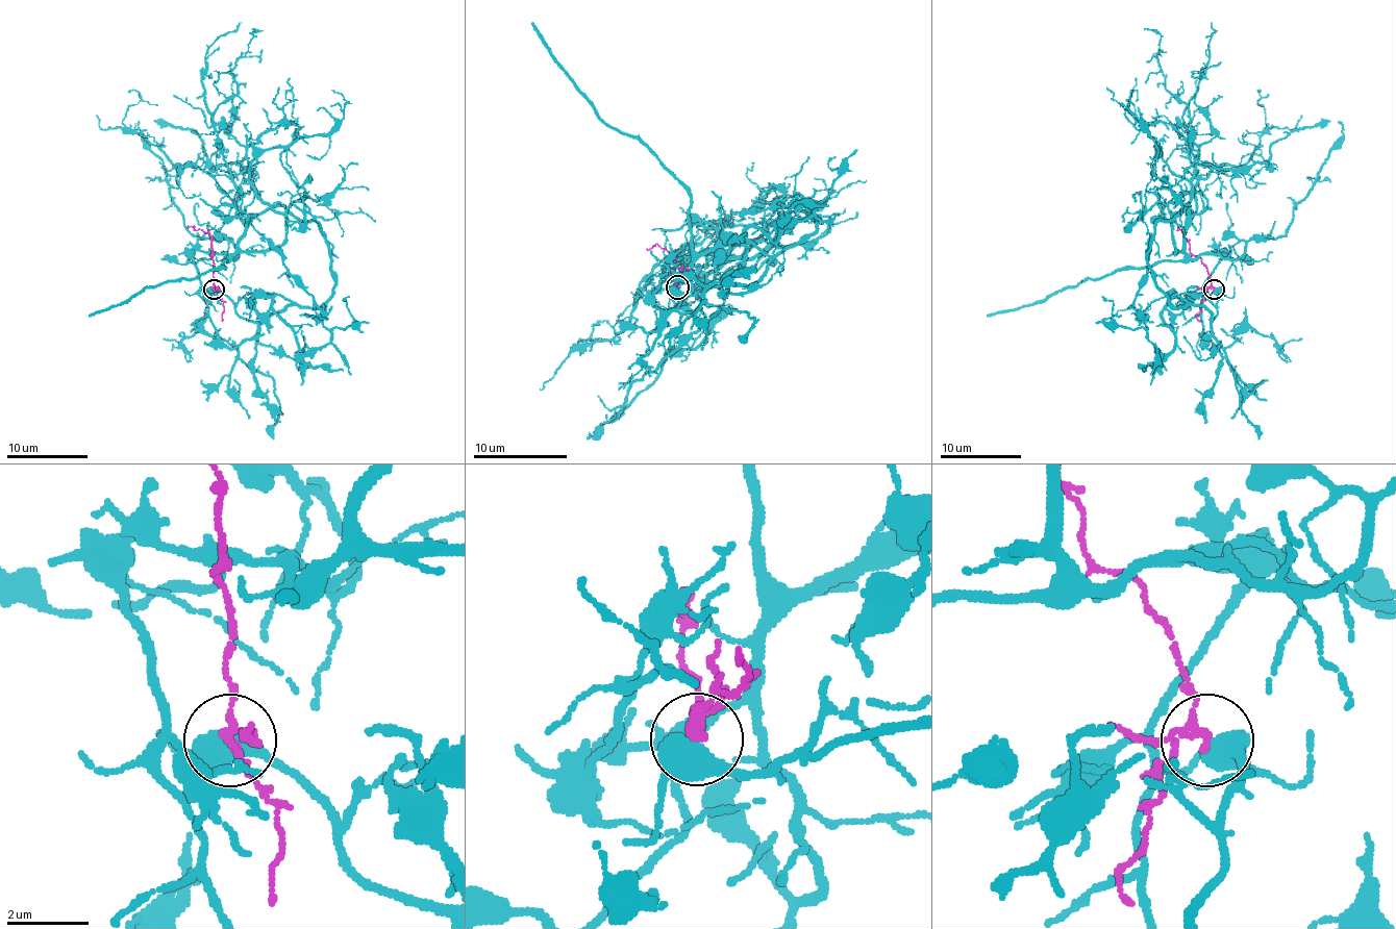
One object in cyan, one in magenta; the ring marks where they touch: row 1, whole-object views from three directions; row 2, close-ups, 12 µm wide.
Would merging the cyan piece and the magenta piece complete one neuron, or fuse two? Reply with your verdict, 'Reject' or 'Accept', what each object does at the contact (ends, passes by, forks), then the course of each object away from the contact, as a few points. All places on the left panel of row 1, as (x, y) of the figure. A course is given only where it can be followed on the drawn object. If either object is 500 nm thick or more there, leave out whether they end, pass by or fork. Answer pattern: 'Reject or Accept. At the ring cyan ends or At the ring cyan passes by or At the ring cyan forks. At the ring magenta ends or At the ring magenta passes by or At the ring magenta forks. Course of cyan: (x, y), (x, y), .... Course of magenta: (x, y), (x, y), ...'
Reject. Course of cyan: (215, 289), (256, 325), (232, 349), (190, 250), (228, 258), (252, 216), (123, 123), (140, 101), (157, 104). Course of magenta: (215, 289), (210, 235), (192, 226), (188, 228)

